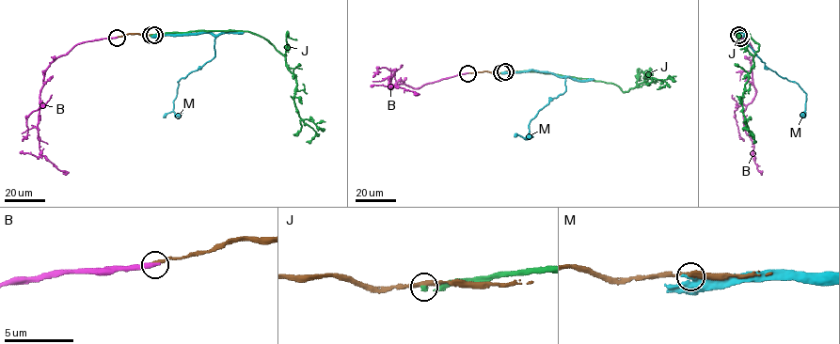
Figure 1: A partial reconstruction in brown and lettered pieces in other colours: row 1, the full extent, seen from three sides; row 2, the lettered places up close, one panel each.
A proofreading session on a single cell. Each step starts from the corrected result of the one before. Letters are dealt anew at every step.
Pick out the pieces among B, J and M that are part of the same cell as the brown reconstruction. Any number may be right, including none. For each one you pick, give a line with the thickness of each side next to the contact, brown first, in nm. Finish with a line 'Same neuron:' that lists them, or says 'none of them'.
B: 200/320 nm
Same neuron: B

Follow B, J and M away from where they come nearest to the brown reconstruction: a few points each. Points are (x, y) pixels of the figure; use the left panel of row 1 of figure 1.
B: (117, 38), (77, 44), (58, 56), (46, 70), (37, 125), (40, 153), (60, 170), (69, 172)
J: (150, 35), (237, 30), (267, 39), (284, 56), (285, 65), (293, 74), (296, 111), (315, 132), (306, 142)
M: (154, 35), (208, 33), (215, 38), (214, 56), (178, 82), (173, 110), (164, 117)

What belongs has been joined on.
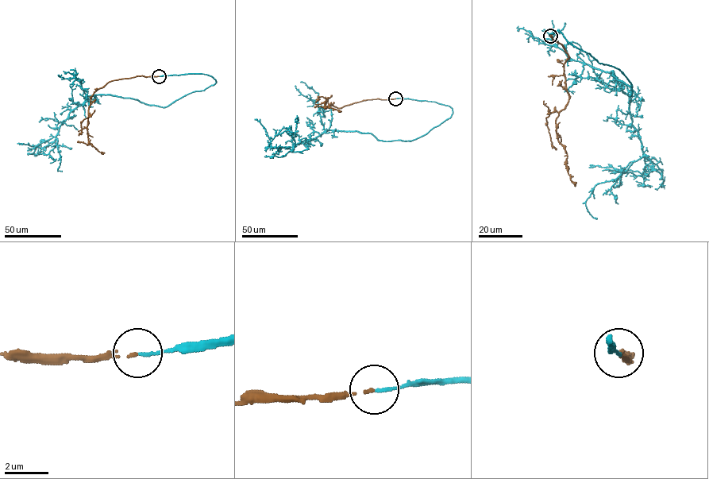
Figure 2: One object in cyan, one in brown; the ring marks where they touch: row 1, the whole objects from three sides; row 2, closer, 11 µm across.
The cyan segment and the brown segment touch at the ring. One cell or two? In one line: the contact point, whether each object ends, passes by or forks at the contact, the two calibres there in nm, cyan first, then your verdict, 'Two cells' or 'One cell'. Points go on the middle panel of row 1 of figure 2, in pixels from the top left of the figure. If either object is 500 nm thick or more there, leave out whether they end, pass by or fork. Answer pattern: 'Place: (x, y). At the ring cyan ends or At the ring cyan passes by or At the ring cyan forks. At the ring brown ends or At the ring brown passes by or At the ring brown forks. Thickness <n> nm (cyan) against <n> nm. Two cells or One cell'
Place: (395, 98). At the ring cyan ends. At the ring brown ends. Thickness 130 nm (cyan) against 100 nm. One cell

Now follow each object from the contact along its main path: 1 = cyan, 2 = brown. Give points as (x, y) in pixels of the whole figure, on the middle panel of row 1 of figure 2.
1: (395, 98), (436, 102), (452, 113), (412, 140), (325, 130), (277, 148), (255, 119)
2: (395, 98), (363, 100), (340, 108), (332, 106), (325, 108), (324, 102), (325, 107), (341, 111)

